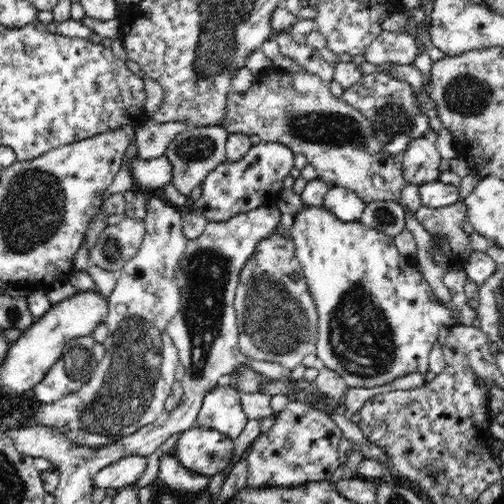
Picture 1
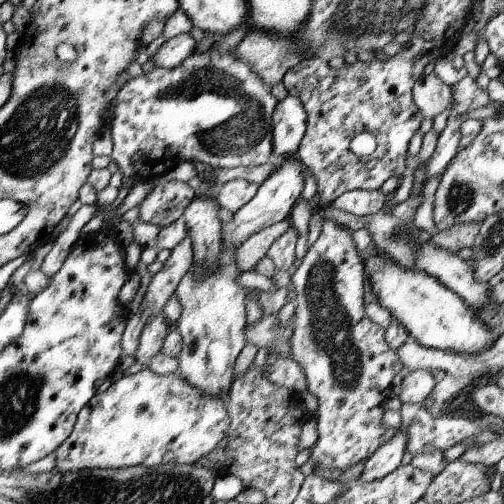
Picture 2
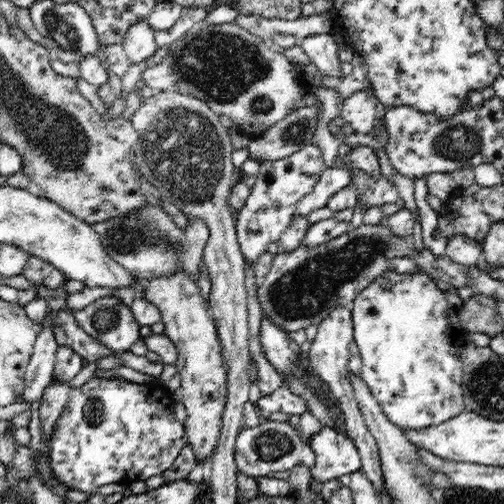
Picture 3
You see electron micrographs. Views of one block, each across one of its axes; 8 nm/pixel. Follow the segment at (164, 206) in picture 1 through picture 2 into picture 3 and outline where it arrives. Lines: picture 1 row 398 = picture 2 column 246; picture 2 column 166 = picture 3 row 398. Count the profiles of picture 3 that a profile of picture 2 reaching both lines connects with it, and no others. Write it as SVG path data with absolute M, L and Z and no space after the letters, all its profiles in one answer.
M92 378L80 388L72 388L68 406L64 414L60 414L56 422L56 430L52 430L52 476L66 486L66 490L96 494L104 484L132 484L132 482L148 482L152 476L162 476L172 464L180 450L188 446L186 430L174 416L176 396L166 386L144 386L132 384L122 378Z

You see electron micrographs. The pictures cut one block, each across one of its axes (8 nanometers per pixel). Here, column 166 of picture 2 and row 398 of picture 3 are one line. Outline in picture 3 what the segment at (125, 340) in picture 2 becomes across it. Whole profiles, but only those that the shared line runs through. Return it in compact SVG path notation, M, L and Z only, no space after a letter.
M286 384L282 388L278 388L276 392L268 394L268 396L262 396L258 402L258 408L262 410L262 414L272 414L272 412L284 412L284 414L304 414L304 412L310 412L308 408L308 402L300 396L296 396Z

